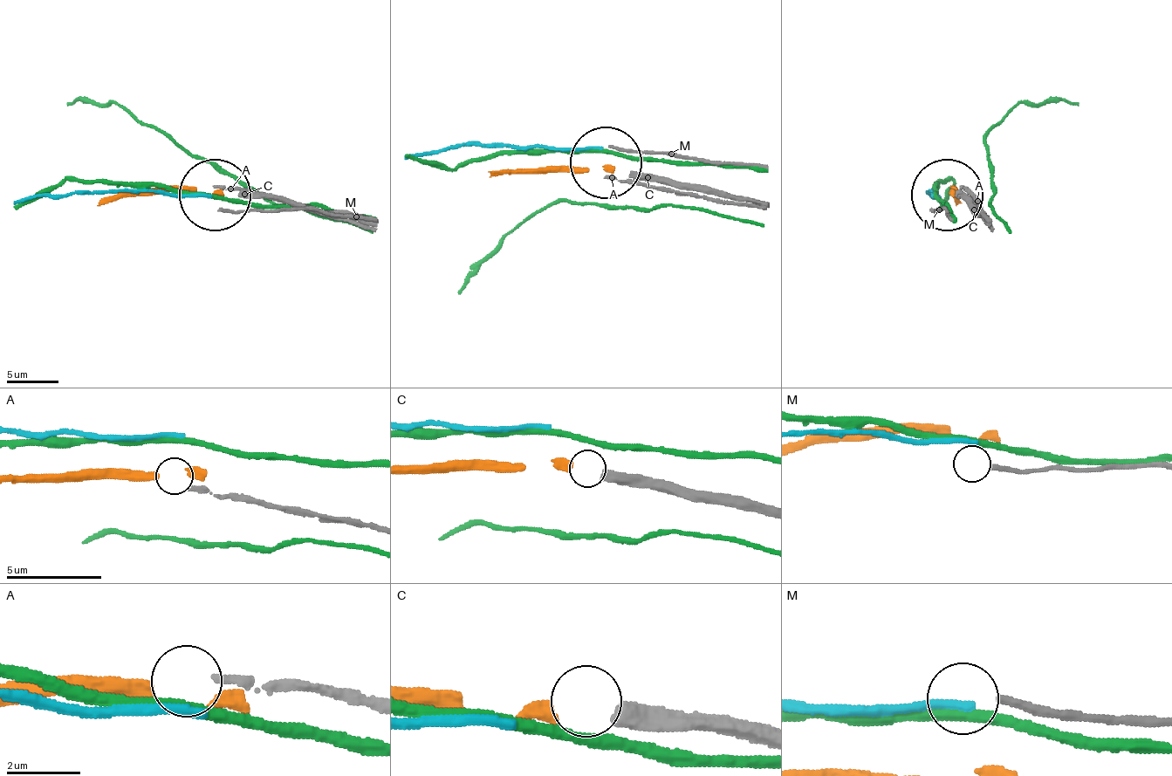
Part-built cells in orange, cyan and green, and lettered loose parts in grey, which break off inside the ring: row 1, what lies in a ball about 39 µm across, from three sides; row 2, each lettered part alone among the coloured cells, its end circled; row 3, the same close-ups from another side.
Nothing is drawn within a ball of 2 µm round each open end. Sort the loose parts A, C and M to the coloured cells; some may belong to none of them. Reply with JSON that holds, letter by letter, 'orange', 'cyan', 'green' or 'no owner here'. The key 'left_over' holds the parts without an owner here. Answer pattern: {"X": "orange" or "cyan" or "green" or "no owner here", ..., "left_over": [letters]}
{"A": "no owner here", "C": "orange", "M": "no owner here", "left_over": ["A", "M"]}

